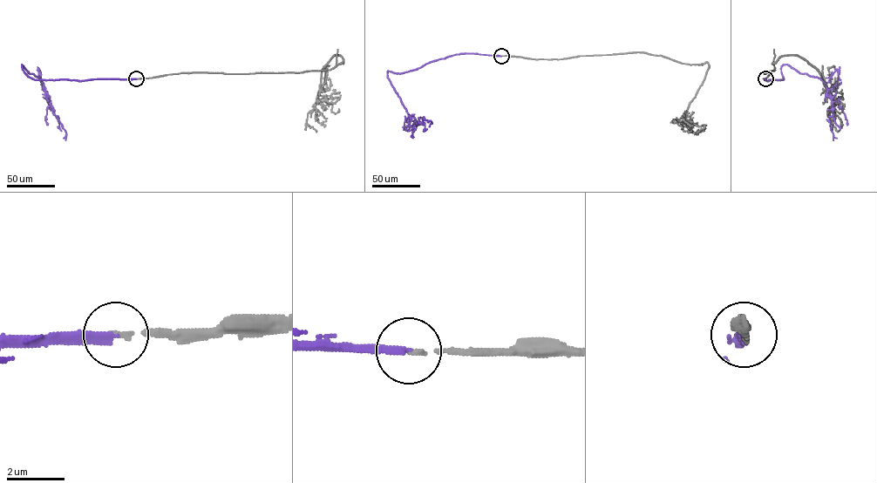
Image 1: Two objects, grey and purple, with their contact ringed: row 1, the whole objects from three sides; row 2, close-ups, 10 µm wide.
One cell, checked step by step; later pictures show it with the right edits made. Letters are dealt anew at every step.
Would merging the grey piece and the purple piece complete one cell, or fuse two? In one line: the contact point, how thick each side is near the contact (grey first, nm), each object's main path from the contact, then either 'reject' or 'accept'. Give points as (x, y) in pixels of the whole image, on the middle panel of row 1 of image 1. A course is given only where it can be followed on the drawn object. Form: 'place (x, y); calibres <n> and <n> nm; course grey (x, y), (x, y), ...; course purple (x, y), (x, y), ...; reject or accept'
place (501, 56); calibres 120 and 260 nm; course grey (501, 56), (558, 59), (643, 52), (690, 64), (707, 62), (709, 68), (684, 119), (672, 121), (683, 128); course purple (501, 56), (456, 54), (401, 73), (388, 71), (387, 78), (409, 114), (416, 121), (431, 120), (429, 126); accept

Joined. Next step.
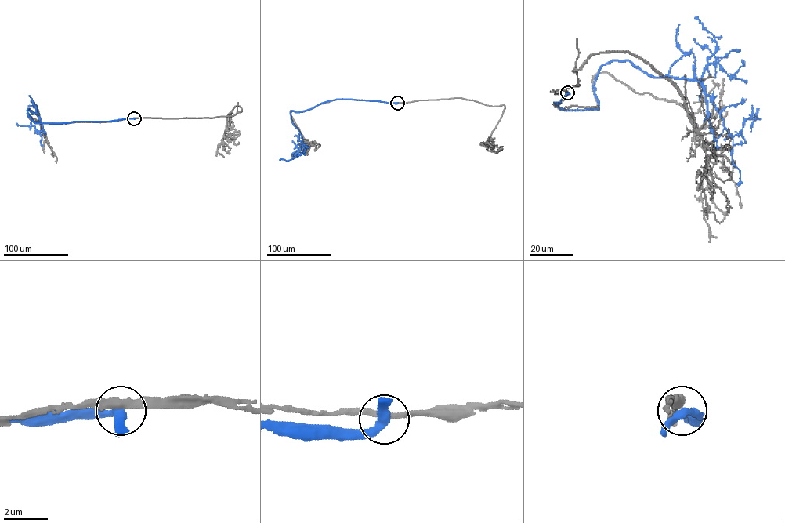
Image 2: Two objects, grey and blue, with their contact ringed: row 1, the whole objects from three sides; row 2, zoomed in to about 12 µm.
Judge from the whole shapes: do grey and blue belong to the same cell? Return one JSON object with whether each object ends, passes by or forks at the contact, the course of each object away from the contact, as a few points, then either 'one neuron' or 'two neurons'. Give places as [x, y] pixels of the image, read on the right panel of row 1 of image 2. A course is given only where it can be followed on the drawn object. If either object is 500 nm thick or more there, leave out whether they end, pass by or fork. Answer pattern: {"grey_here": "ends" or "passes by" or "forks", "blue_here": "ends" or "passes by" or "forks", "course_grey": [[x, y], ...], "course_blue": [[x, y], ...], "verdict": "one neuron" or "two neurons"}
{"grey_here": "passes by", "blue_here": "passes by", "course_grey": [[567, 92], [551, 92], [579, 85], [592, 55], [649, 63], [684, 99], [721, 222]], "course_blue": [[567, 92], [559, 107], [597, 109], [598, 70], [629, 60], [649, 76], [696, 80], [732, 135], [758, 109]], "verdict": "two neurons"}

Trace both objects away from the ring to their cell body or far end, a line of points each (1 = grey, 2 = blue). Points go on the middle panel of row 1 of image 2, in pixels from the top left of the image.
1: (397, 103), (461, 98), (493, 106), (504, 104), (504, 108), (488, 143), (480, 143), (487, 148)
2: (397, 103), (337, 99), (303, 111), (291, 110), (292, 122), (301, 135), (305, 150), (292, 159), (280, 160)

